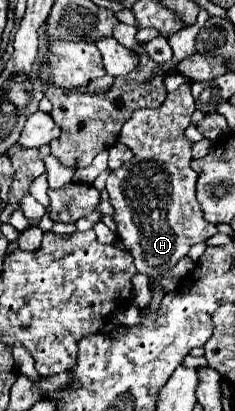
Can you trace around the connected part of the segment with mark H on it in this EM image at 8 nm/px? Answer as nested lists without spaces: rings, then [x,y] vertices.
[[[182,84],[176,92],[168,94],[164,104],[156,110],[138,110],[120,130],[118,140],[132,150],[132,160],[124,162],[118,170],[108,176],[106,190],[110,194],[110,204],[116,210],[114,222],[118,226],[118,238],[128,246],[134,256],[134,266],[146,276],[160,276],[176,266],[184,258],[190,246],[208,240],[218,230],[214,224],[208,224],[202,216],[200,204],[196,200],[196,172],[190,168],[192,160],[192,142],[184,136],[184,130],[190,126],[190,116],[194,112],[194,98],[190,94],[190,84]]]

